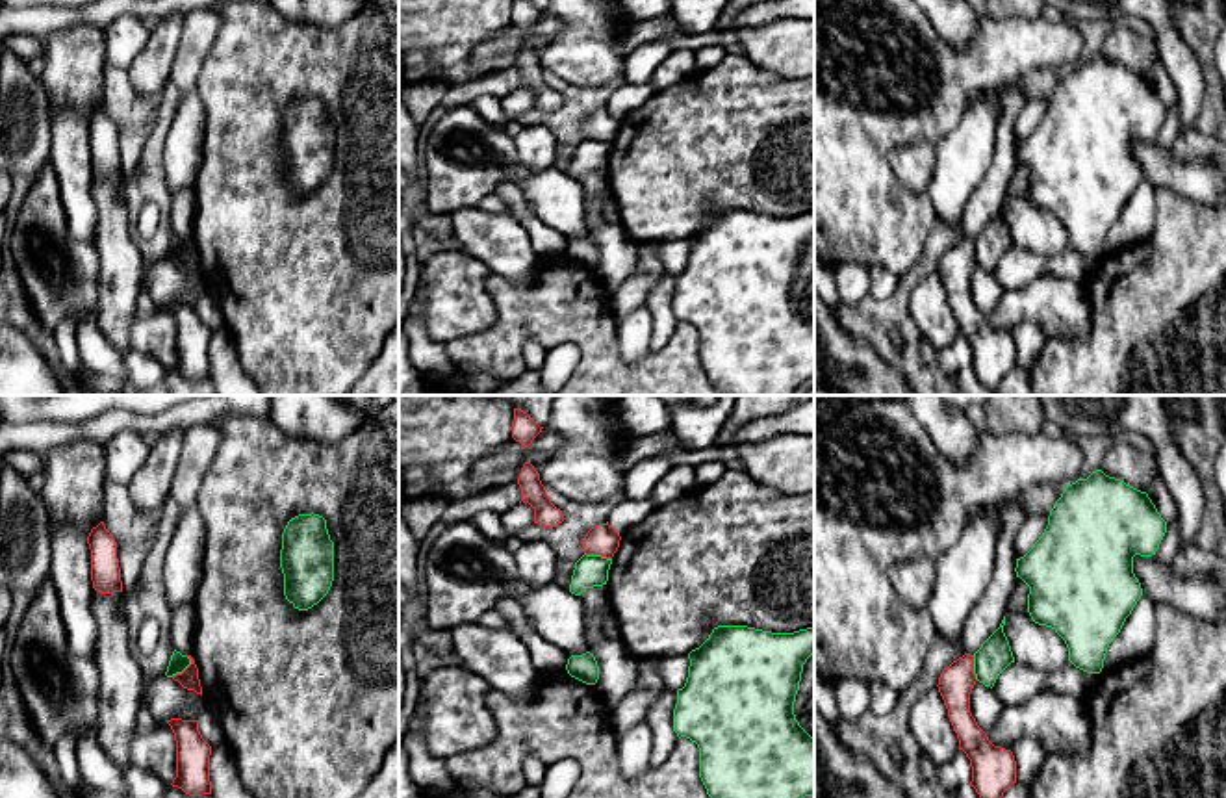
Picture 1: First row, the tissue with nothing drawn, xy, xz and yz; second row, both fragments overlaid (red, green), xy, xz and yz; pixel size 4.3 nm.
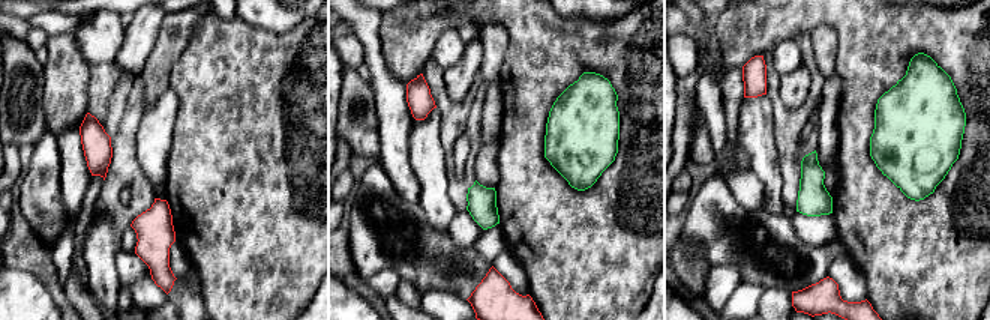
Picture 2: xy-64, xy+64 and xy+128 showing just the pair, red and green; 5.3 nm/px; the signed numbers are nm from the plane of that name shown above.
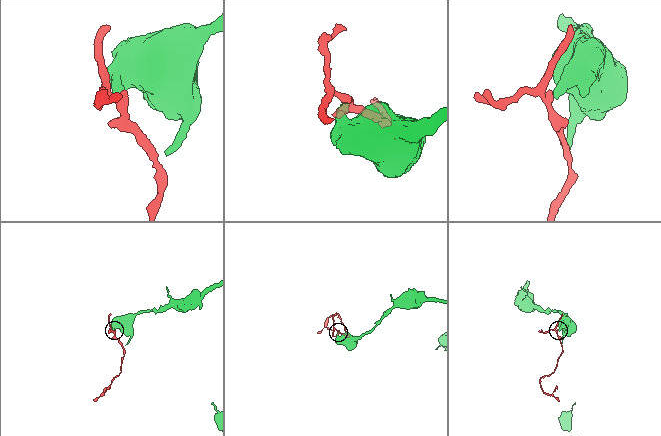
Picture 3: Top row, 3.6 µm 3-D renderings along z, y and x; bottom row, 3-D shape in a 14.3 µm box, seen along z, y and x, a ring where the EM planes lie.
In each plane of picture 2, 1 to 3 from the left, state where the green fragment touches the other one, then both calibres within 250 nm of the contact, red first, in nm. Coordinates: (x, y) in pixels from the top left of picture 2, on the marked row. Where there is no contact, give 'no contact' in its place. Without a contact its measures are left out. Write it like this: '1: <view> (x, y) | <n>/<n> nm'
1: no contact
2: no contact
3: no contact

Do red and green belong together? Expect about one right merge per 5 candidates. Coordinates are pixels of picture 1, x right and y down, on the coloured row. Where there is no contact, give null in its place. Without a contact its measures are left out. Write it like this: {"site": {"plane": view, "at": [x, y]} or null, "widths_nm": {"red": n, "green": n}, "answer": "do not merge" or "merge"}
{"site": {"plane": "xy", "at": [186, 669]}, "widths_nm": {"red": 80, "green": 80}, "answer": "do not merge"}

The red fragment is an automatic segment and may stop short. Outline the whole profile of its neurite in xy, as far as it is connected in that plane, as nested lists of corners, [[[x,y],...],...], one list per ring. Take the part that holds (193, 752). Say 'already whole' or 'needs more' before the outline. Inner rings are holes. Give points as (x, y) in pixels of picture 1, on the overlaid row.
already whole; [[[171,718],[165,722],[171,726],[176,740],[176,778],[171,785],[189,796],[211,794],[211,746],[202,739],[198,720]]]

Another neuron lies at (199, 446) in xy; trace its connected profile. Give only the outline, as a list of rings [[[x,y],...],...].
[[[211,423],[185,429],[169,497],[184,510],[195,508],[200,484],[217,457],[221,432]]]

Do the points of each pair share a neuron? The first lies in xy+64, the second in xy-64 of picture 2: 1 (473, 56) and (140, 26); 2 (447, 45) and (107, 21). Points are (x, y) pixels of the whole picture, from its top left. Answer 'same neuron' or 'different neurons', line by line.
1: same neuron
2: same neuron

